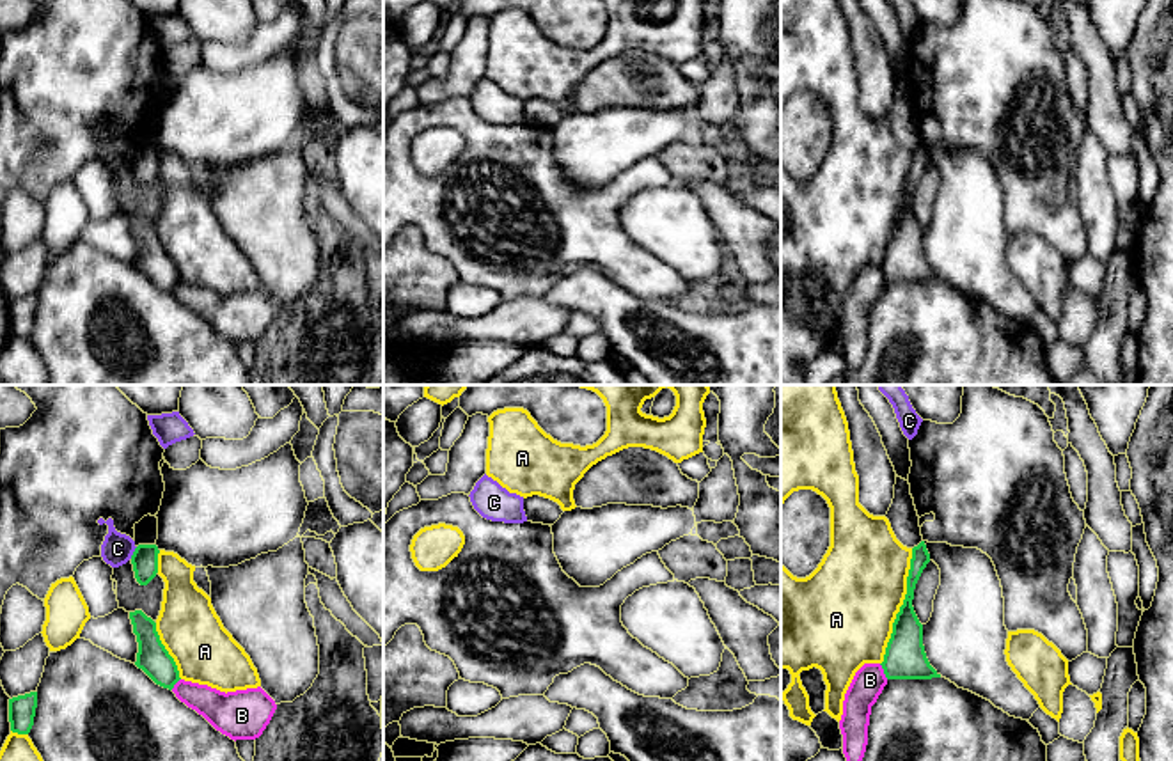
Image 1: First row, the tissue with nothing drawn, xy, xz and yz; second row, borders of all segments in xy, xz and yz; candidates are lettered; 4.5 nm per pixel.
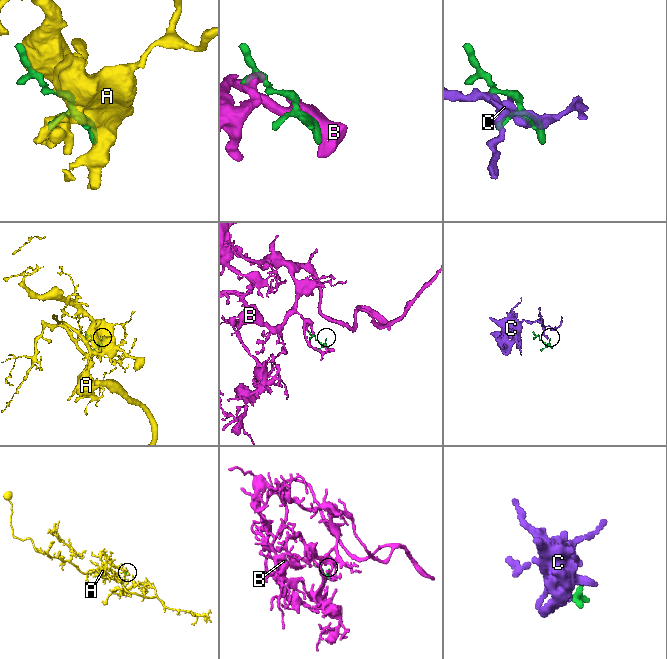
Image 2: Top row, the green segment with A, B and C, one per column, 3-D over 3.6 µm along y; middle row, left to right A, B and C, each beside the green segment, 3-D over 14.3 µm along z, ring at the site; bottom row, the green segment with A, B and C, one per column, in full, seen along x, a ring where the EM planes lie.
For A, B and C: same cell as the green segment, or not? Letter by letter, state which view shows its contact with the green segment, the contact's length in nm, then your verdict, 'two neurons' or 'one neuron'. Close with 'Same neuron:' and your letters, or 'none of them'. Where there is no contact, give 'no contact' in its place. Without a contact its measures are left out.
A: yz | 550 nm | two neurons
B: yz | 80 nm | two neurons
C: xy | 70 nm | two neurons
Same neuron: none of them

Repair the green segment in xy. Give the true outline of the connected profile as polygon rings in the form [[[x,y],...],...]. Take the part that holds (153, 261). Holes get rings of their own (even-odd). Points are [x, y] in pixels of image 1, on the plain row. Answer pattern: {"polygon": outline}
{"polygon": [[[142,213],[130,215],[138,255],[135,268],[156,287],[172,293],[181,282],[174,261],[169,257],[156,234],[156,225]]]}

